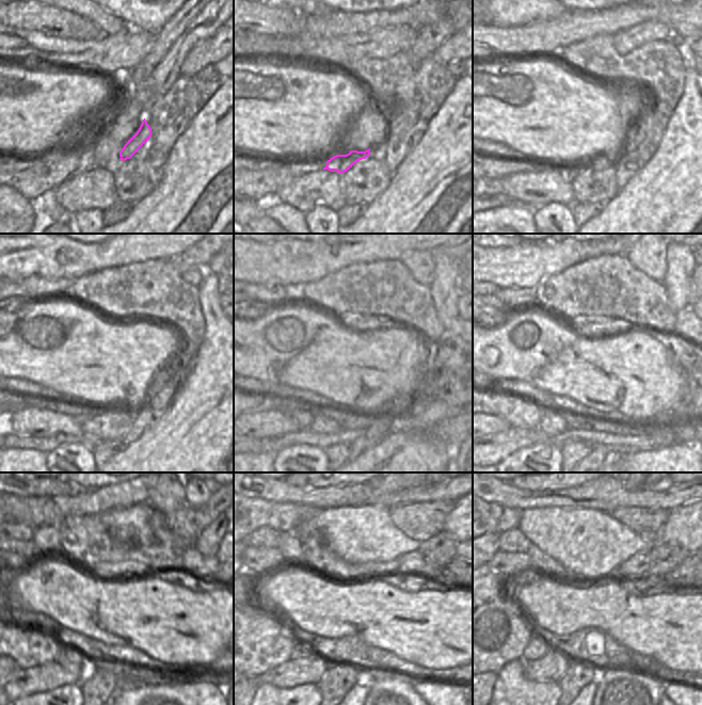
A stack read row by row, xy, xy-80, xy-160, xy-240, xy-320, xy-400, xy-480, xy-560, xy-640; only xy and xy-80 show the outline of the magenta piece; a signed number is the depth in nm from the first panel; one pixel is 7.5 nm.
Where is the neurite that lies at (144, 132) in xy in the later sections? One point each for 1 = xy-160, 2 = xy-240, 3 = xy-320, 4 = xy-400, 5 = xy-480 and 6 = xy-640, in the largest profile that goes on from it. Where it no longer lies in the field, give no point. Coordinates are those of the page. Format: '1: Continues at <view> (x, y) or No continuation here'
1: Continues at xy-160 (569, 173)
2: Continues at xy-240 (81, 418)
3: Continues at xy-320 (255, 402)
4: Continues at xy-400 (519, 412)
5: Continues at xy-480 (29, 647)
6: Continues at xy-640 (494, 631).

